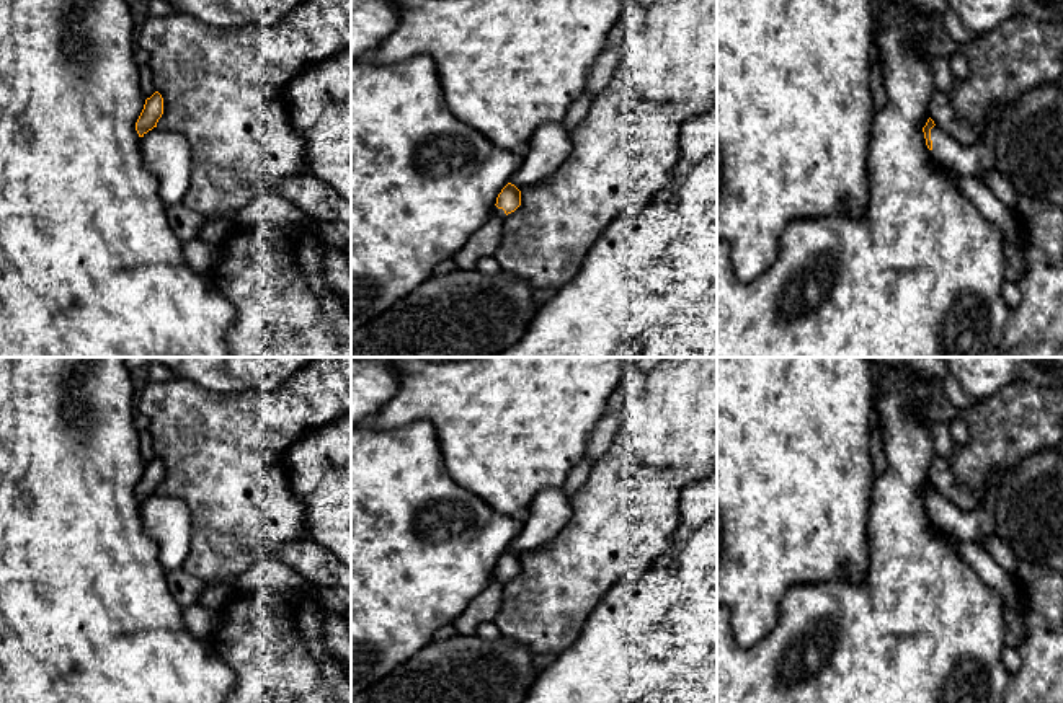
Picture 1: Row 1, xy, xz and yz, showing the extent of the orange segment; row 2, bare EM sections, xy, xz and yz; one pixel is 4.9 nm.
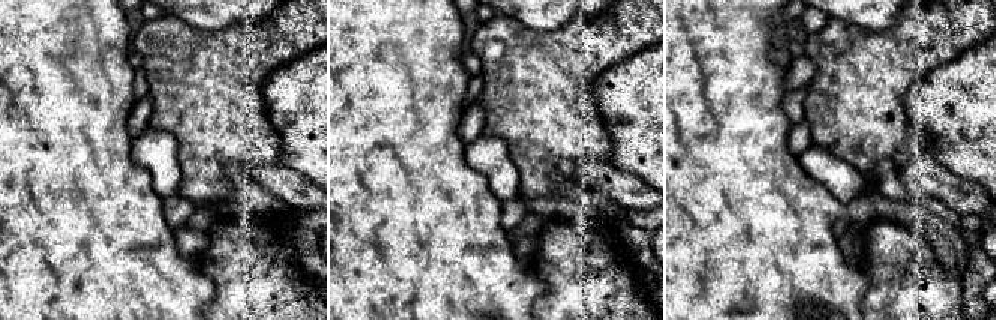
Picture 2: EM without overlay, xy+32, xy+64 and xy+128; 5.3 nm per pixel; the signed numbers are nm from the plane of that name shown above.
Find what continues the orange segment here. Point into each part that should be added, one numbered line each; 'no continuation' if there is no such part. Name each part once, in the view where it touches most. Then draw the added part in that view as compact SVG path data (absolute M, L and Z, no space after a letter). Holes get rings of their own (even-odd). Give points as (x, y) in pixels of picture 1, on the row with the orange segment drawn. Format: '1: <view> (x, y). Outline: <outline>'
1: yz (978, 159). Outline: M993 108L986 117L983 137L976 139L972 145L962 145L939 126L934 126L931 129L931 157L957 175L981 179L983 175L996 170L996 139L1001 116L1003 109Z

